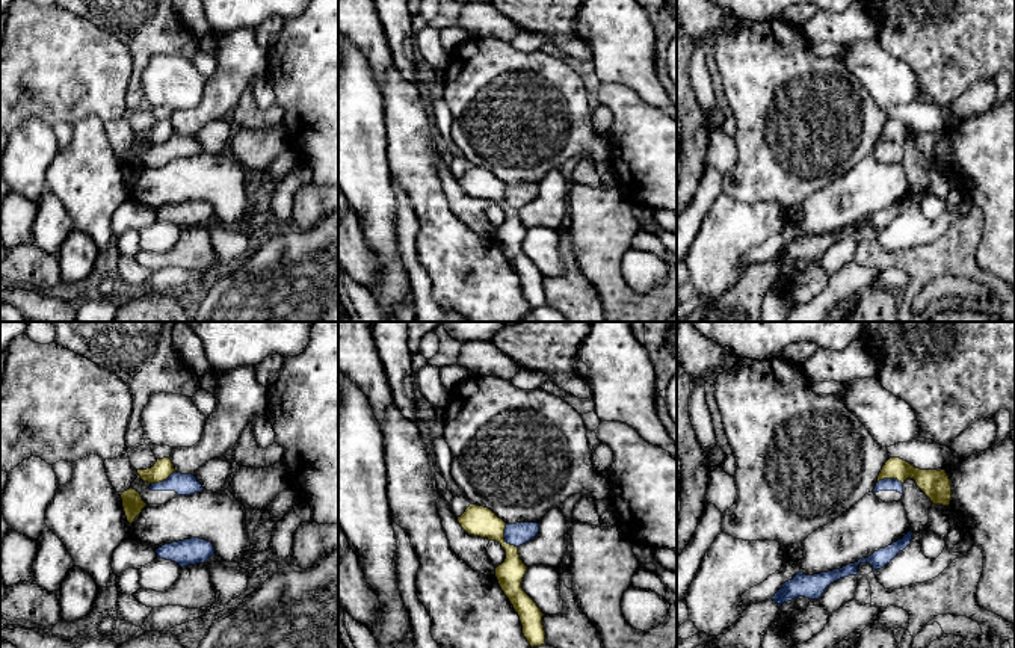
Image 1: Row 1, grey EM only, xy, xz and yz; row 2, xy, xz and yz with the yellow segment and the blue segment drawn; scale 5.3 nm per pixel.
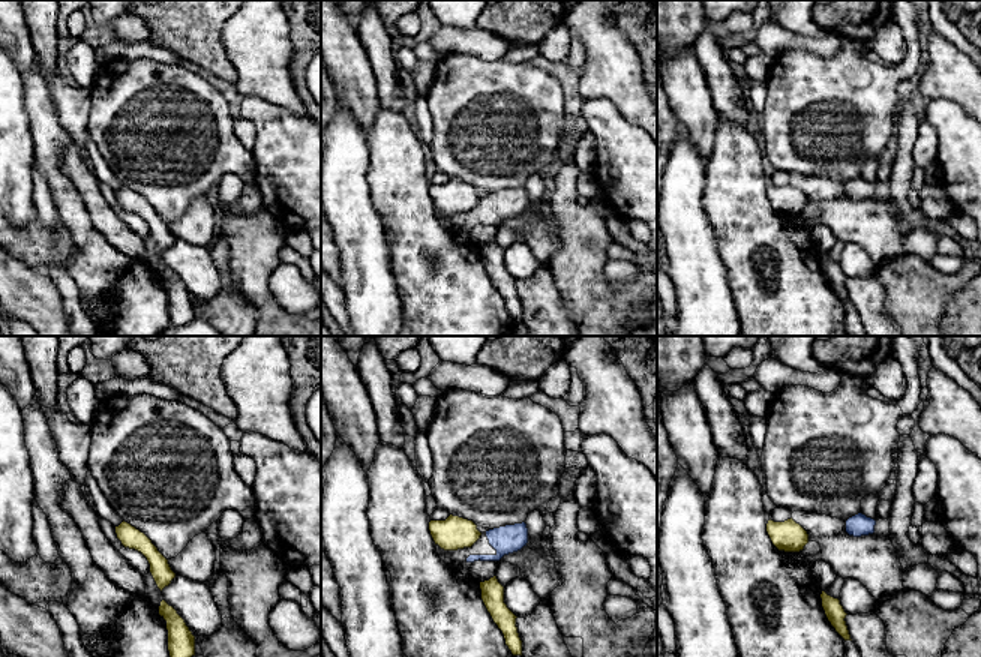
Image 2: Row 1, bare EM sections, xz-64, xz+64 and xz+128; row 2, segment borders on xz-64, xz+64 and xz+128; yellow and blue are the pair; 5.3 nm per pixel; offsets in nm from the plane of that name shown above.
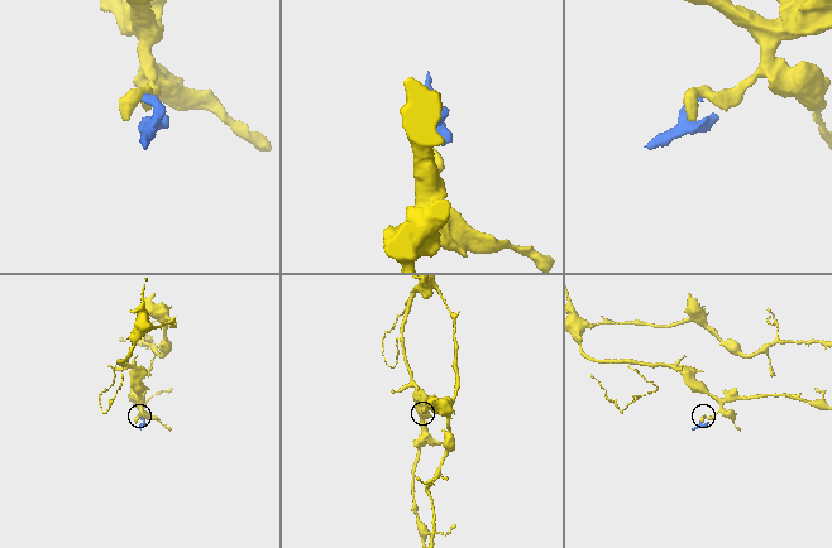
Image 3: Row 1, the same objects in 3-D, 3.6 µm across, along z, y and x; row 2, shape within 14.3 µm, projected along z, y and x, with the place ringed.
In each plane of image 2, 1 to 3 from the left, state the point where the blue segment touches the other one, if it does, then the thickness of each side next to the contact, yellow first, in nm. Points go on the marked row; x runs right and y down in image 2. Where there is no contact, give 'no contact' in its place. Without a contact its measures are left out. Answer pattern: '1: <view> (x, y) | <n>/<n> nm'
1: no contact
2: no contact
3: no contact

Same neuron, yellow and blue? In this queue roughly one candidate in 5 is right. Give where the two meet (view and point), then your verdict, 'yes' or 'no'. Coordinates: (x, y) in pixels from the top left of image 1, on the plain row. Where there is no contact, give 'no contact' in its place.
contact xz (503, 198); no

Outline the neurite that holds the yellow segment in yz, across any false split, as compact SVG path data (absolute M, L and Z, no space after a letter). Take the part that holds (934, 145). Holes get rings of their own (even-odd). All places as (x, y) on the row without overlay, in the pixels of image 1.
M890 119L882 128L878 143L884 140L897 140L903 145L908 139L915 142L917 148L933 166L950 166L952 145L946 131L920 131L900 119Z

